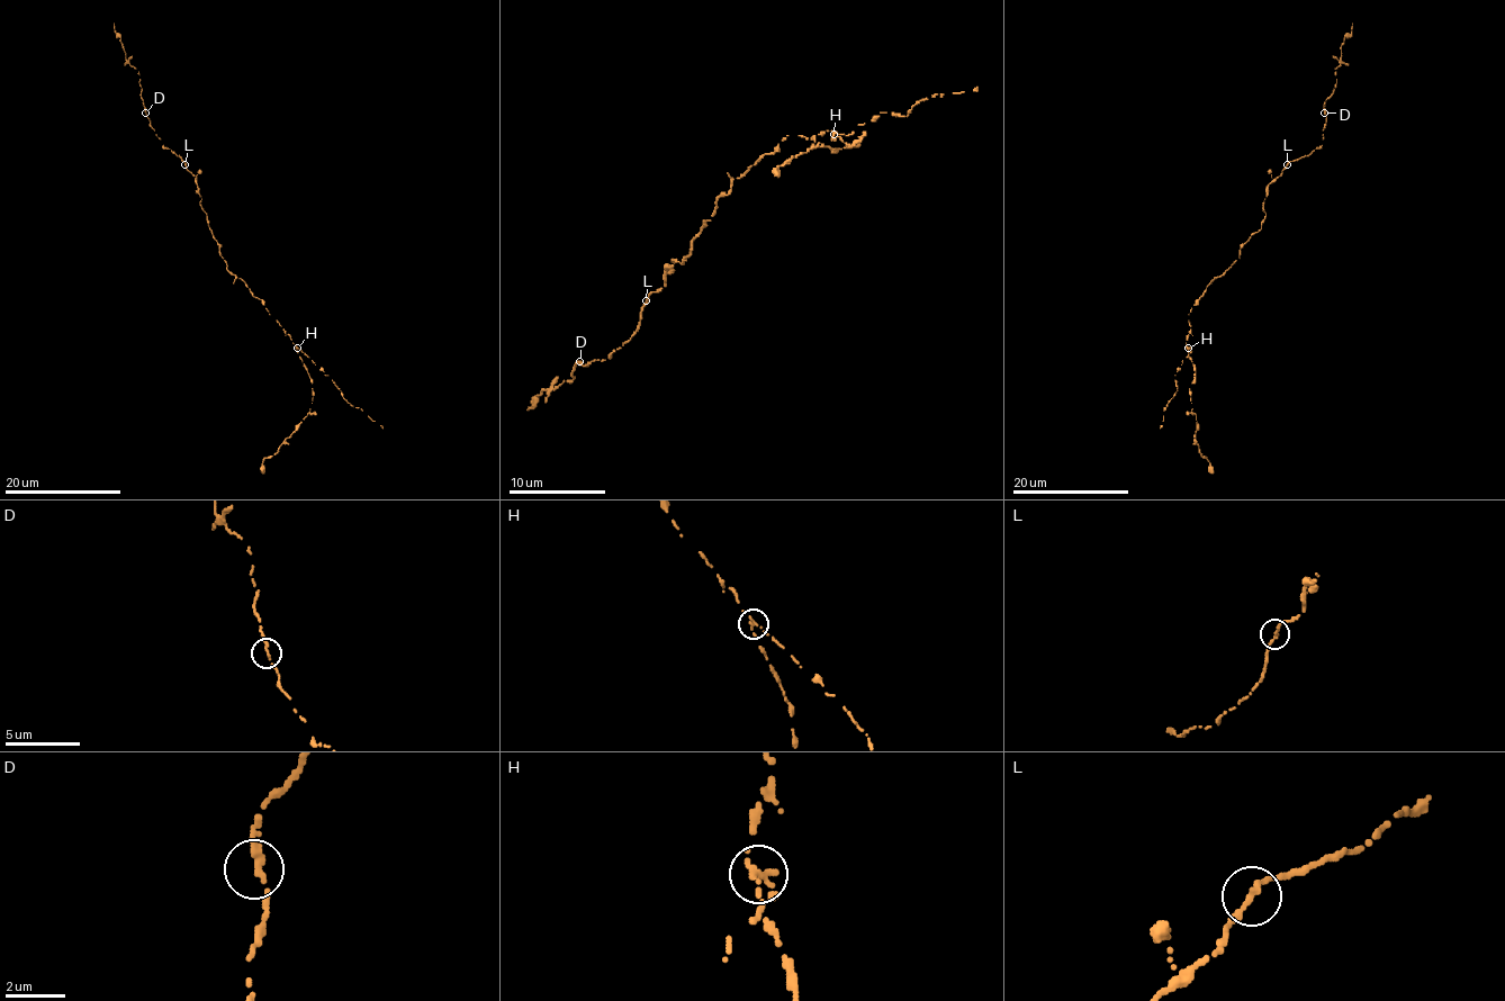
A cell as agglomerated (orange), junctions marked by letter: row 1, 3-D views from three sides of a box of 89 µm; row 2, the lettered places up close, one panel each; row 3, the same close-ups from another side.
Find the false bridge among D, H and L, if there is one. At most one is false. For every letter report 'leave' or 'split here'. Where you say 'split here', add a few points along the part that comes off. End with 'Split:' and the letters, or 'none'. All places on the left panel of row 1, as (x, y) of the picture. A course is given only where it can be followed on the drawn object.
D: leave
H: split here; course (297, 348), (312, 388), (311, 409), (275, 454), (264, 459), (264, 474)
L: leave
Split: H

